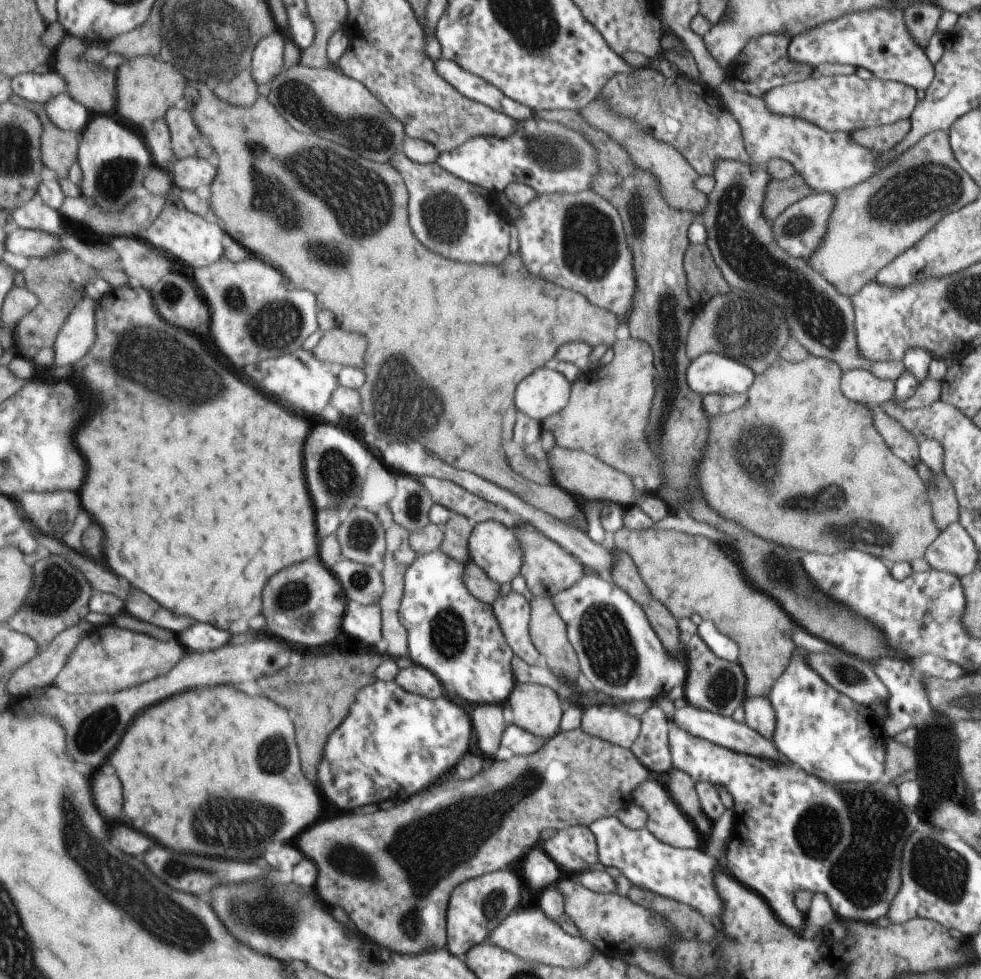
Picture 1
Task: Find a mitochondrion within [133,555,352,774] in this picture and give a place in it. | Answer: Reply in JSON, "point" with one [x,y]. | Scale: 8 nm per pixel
{"point":[286,597]}

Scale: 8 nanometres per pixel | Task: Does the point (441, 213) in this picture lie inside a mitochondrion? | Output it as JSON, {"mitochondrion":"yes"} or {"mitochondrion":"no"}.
{"mitochondrion":"yes"}

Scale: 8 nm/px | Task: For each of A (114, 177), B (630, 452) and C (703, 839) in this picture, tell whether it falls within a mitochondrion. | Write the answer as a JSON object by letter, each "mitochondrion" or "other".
{"A":"mitochondrion","B":"mitochondrion","C":"other"}

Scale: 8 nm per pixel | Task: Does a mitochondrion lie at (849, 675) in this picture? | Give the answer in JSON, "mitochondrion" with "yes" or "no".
{"mitochondrion":"yes"}

